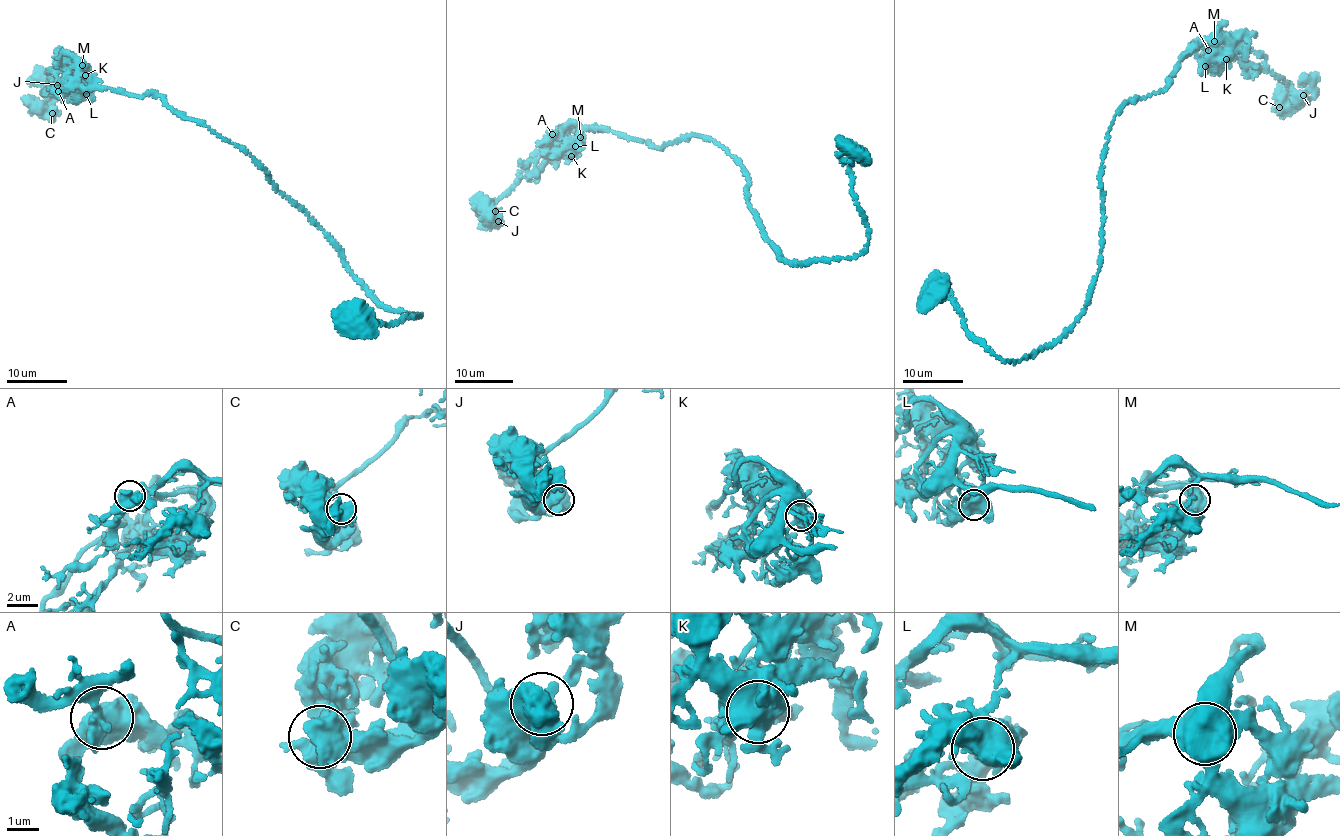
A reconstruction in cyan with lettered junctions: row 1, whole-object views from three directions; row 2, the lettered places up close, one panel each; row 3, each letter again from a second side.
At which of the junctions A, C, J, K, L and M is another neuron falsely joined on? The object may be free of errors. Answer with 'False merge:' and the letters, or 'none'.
False merge: none

